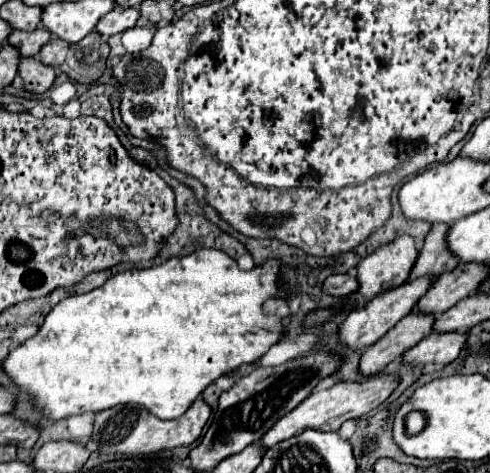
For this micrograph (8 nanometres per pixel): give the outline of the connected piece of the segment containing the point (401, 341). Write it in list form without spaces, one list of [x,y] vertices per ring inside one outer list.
[[[411,313],[403,317],[381,341],[371,345],[361,357],[361,371],[365,375],[381,373],[387,363],[401,357],[405,351],[415,347],[423,337],[433,333],[435,317],[429,313]]]

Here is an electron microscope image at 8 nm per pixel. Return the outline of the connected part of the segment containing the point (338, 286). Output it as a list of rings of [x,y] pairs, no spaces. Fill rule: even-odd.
[[[353,273],[331,275],[323,281],[323,293],[333,297],[347,297],[347,295],[353,295],[357,289],[359,289],[359,281]]]

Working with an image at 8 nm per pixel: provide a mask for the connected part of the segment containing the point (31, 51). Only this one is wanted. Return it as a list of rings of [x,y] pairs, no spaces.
[[[35,29],[31,33],[19,33],[11,31],[11,37],[7,37],[7,43],[17,47],[21,57],[35,57],[39,49],[49,41],[49,33],[45,29]]]

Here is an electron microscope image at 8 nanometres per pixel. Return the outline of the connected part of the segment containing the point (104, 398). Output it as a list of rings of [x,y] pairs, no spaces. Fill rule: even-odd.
[[[199,249],[199,251],[193,251],[191,255],[185,255],[185,257],[171,257],[171,259],[163,261],[161,265],[143,267],[143,269],[133,267],[133,269],[127,269],[127,271],[119,271],[117,275],[109,277],[103,287],[97,287],[97,289],[83,293],[83,295],[67,297],[61,303],[57,303],[49,311],[49,315],[45,317],[45,323],[41,325],[39,333],[35,337],[31,337],[29,341],[21,343],[19,347],[15,347],[9,353],[9,357],[3,363],[3,369],[21,389],[29,391],[37,409],[41,409],[51,419],[63,419],[63,417],[81,415],[81,413],[87,413],[87,411],[99,413],[103,409],[109,409],[109,407],[115,407],[115,405],[121,405],[121,403],[143,405],[151,413],[155,413],[159,419],[177,419],[191,407],[191,403],[205,391],[207,385],[211,385],[219,377],[235,373],[241,365],[257,363],[269,351],[269,347],[273,347],[275,343],[279,343],[283,339],[283,335],[285,335],[283,317],[269,315],[263,309],[263,303],[267,299],[285,299],[285,301],[289,299],[289,293],[277,283],[279,273],[281,273],[281,261],[279,259],[267,259],[261,265],[255,265],[251,271],[243,271],[243,269],[239,269],[235,259],[231,259],[227,253],[217,251],[217,249]]]

